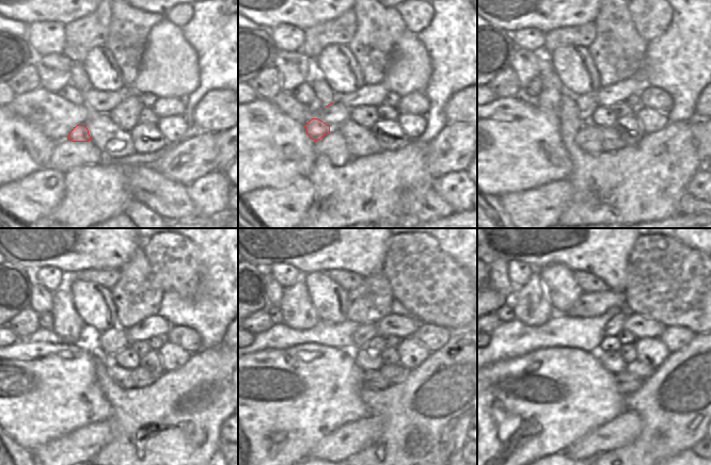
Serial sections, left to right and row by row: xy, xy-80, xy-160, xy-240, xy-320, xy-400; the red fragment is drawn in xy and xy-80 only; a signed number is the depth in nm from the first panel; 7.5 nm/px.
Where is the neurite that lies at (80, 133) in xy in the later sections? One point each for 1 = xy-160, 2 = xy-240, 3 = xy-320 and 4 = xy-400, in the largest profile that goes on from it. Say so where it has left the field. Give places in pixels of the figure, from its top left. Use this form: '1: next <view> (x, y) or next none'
1: next xy-160 (549, 99)
2: next xy-240 (66, 323)
3: next xy-320 (298, 313)
4: next xy-400 (533, 308)

